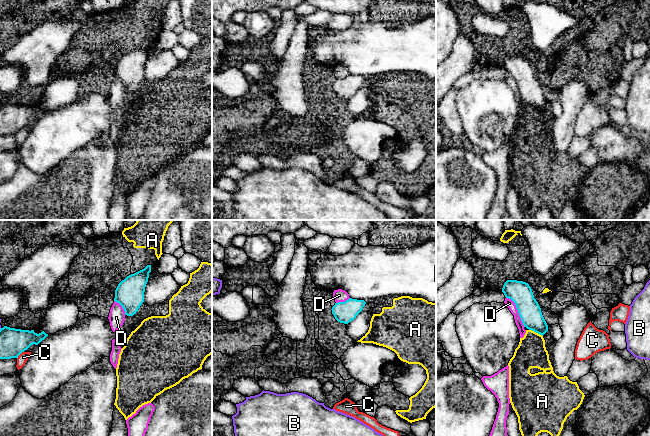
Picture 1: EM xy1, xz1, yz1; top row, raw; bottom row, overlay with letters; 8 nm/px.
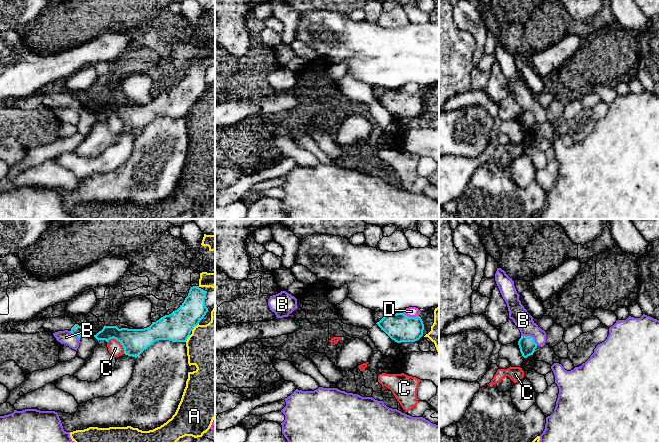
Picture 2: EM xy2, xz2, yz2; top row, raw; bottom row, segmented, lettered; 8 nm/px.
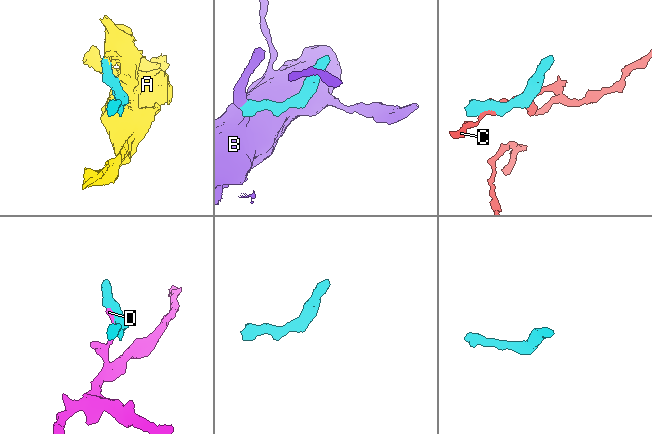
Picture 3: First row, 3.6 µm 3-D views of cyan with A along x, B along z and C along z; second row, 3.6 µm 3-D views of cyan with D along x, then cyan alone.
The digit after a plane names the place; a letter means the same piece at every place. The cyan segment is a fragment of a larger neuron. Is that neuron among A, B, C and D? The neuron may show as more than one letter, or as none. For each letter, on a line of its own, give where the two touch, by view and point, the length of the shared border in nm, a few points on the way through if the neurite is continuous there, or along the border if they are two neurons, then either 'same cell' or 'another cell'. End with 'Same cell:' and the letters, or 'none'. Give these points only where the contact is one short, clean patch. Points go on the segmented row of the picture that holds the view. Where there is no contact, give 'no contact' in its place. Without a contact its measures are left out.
A: yz1 (536, 332) | 130 nm | another cell
B: yz2 (530, 336) | 160 nm | along yz2 (521, 335), (530, 335), (537, 345) | another cell
C: xy2 (119, 341) | 170 nm | along xy2 (107, 341), (115, 338), (122, 346), (124, 353) | another cell
D: yz1 (518, 311) | 280 nm | along yz1 (506, 297), (514, 303), (524, 326) | another cell
Same cell: none

